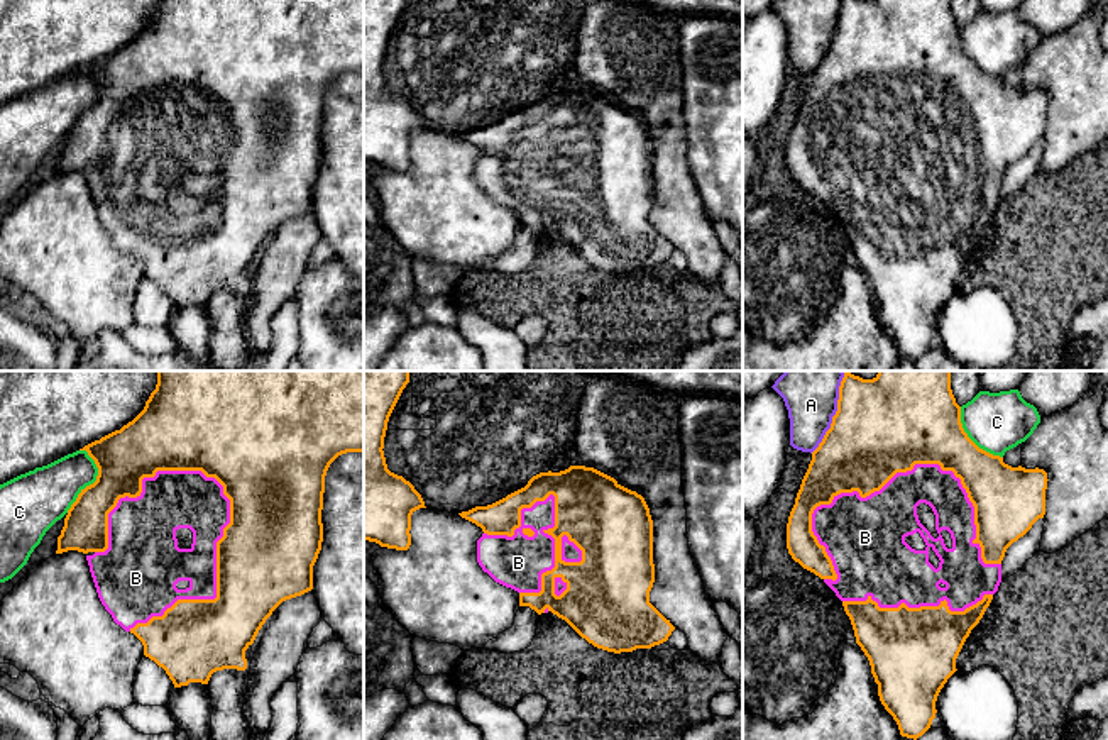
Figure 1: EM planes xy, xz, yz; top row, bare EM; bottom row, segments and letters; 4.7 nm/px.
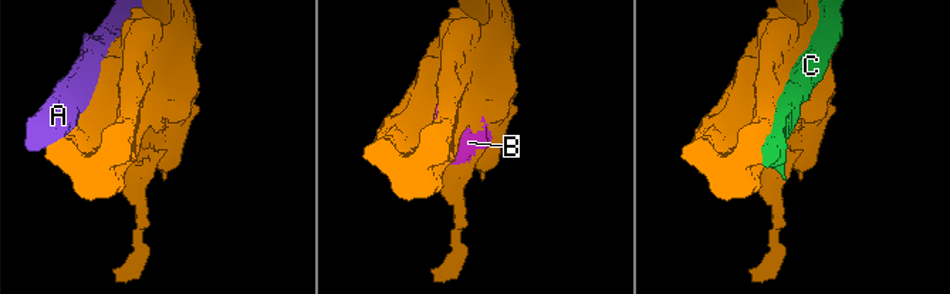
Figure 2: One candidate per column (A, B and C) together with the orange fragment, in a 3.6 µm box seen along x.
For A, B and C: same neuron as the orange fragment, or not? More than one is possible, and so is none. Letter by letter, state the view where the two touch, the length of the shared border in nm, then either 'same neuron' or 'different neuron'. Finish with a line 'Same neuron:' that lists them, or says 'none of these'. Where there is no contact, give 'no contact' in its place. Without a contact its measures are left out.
A: yz | 380 nm | different neuron
B: xy | 850 nm | same neuron
C: xy | 320 nm | different neuron
Same neuron: B

